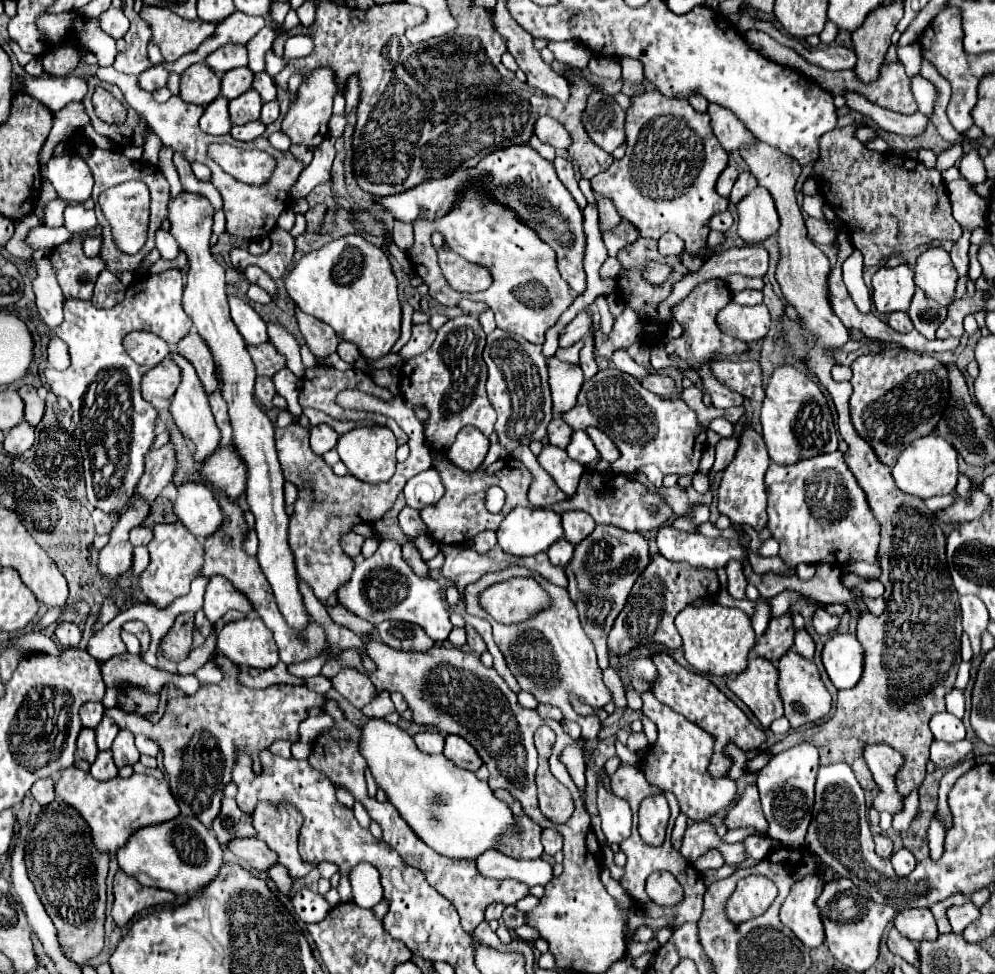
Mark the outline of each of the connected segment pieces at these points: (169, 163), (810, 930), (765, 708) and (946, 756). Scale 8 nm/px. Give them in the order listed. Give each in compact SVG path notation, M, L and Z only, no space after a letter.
M163 146L159 152L157 164L159 170L169 182L171 199L174 199L182 191L182 185L172 160L173 154L174 151L171 148Z
M803 876L799 882L795 882L789 896L781 904L781 922L789 930L793 930L793 934L807 948L817 948L825 940L819 910L815 906L815 900L821 894L821 890L823 882L819 880L819 876Z
M751 656L745 672L727 678L727 688L751 708L763 728L769 728L775 718L783 716L777 682L777 666L767 658Z
M933 740L931 744L931 762L937 766L937 768L951 768L955 766L959 760L963 760L969 752L971 752L971 744L967 740L961 740L961 742L953 742L953 744L947 744L947 742L939 742L939 740Z

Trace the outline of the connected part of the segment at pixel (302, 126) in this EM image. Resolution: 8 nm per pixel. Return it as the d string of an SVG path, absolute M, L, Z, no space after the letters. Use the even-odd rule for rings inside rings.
M319 68L313 70L307 80L299 86L295 102L289 104L289 110L281 122L281 132L287 134L291 138L293 144L301 144L307 148L315 148L319 146L319 142L323 142L323 138L329 136L329 118L331 118L331 106L333 106L333 96L337 94L337 86L335 86L335 78L333 72L329 68ZM303 112L307 118L303 118Z

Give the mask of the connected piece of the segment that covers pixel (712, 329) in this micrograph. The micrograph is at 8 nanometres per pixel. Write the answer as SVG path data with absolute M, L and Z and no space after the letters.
M709 280L709 282L699 284L683 302L679 302L673 308L673 318L683 326L683 334L679 338L663 338L661 344L659 344L669 356L685 360L689 364L689 368L693 368L701 376L705 392L711 396L713 406L717 406L717 408L741 406L743 404L743 396L739 392L727 388L721 380L717 380L717 376L711 372L711 362L715 362L719 358L741 356L741 354L749 352L749 346L745 342L739 342L737 338L729 338L715 324L717 312L725 304L729 304L729 300L731 300L731 290L727 288L727 284L723 280Z

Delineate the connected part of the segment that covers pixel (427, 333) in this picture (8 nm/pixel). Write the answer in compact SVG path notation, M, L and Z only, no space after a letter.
M415 324L413 326L413 334L411 334L411 340L401 348L401 360L397 364L397 368L407 360L407 358L413 358L421 352L425 352L435 340L435 330L429 328L429 324Z

